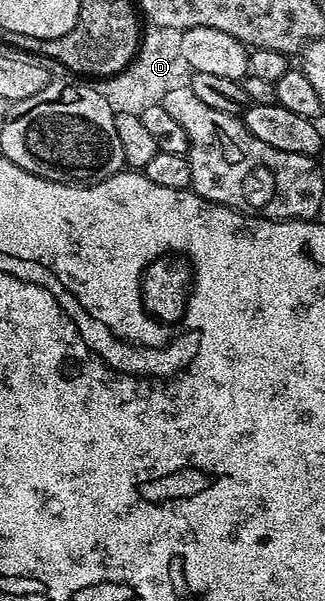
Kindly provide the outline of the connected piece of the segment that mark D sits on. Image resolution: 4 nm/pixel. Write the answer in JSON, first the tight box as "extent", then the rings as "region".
{"extent":[101,27,191,114],"region":[[[147,27],[141,33],[138,50],[134,59],[101,85],[102,97],[108,102],[108,106],[117,114],[138,114],[148,110],[148,106],[161,104],[164,94],[168,90],[187,87],[190,79],[191,68],[184,58],[183,48],[180,47],[180,32],[177,28]]]}

